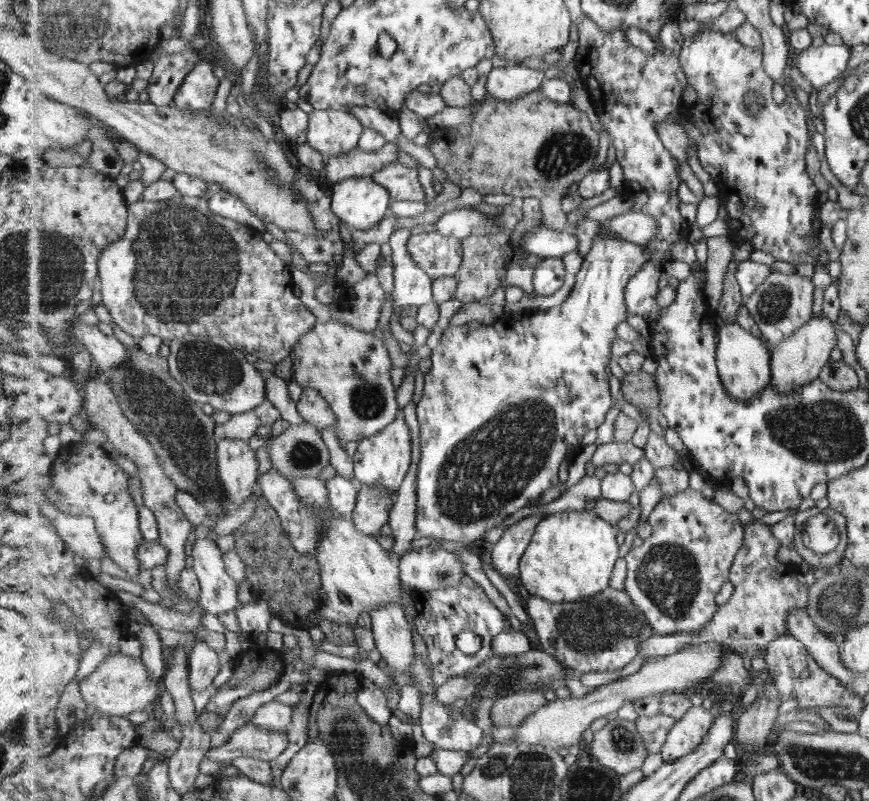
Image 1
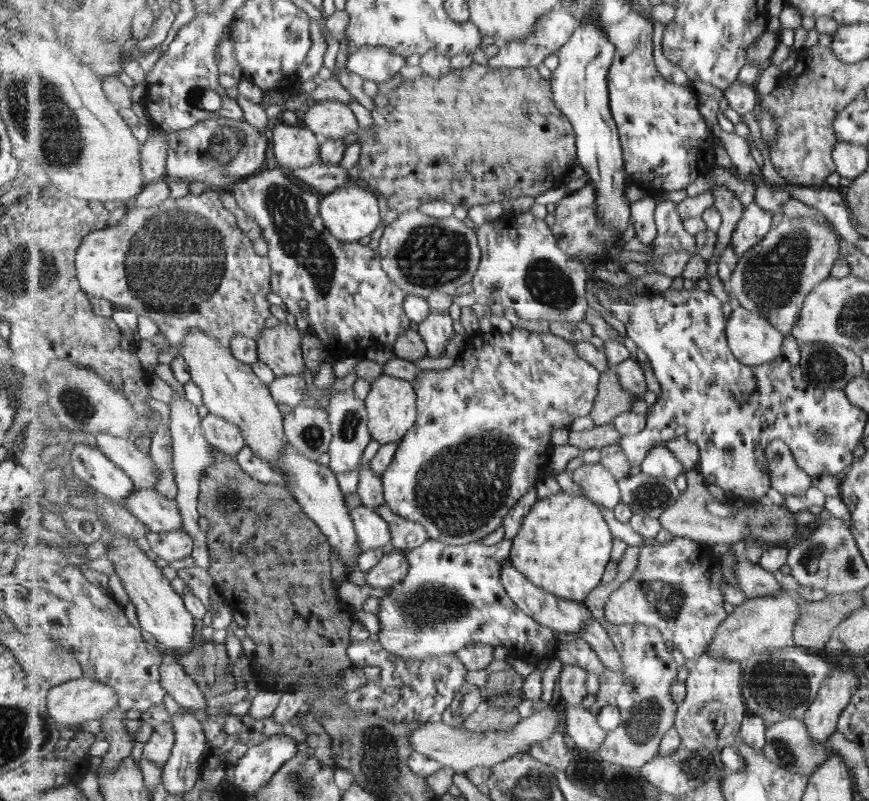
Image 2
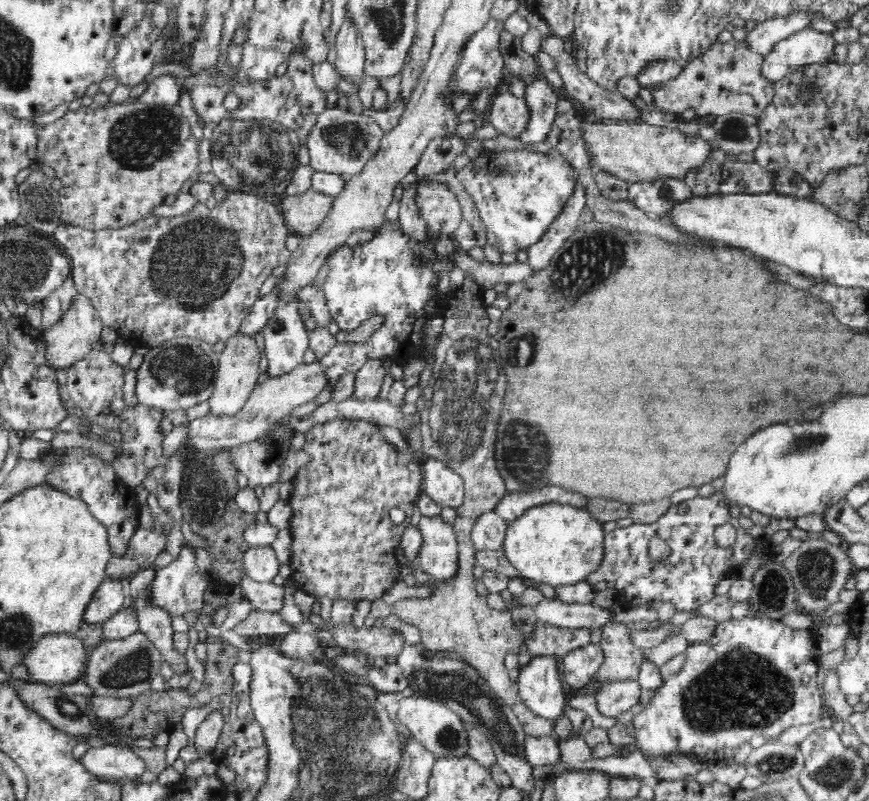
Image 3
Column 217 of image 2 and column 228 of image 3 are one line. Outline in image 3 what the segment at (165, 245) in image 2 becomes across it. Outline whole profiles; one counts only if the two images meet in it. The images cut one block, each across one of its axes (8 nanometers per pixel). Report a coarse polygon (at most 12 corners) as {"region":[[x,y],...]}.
{"region":[[228,190],[52,236],[135,348],[226,342],[293,252],[282,212]]}

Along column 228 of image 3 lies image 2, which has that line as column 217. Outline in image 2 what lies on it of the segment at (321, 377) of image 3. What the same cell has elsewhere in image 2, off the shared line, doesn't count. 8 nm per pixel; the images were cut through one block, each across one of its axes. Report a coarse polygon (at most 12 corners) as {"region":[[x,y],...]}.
{"region":[[211,412],[202,418],[207,440],[237,456],[247,444],[239,426]]}

